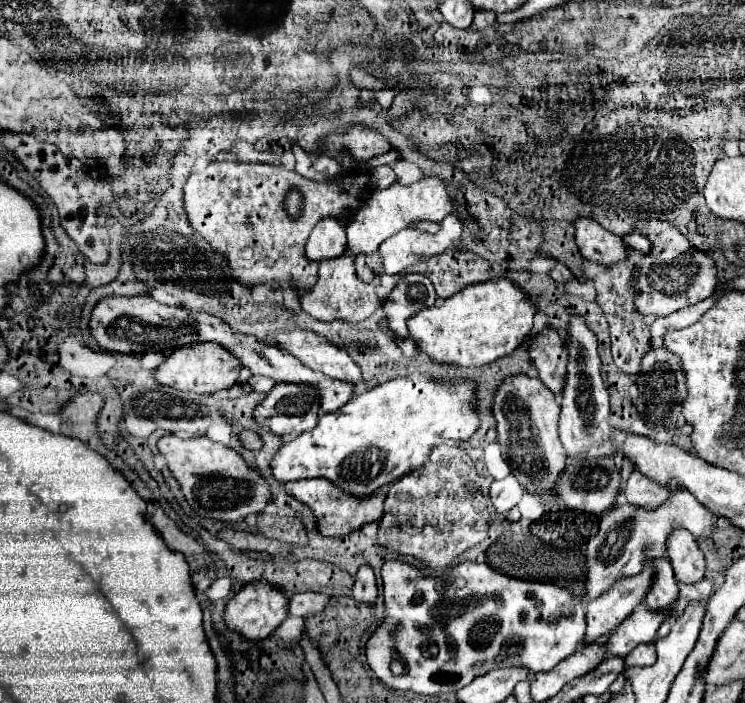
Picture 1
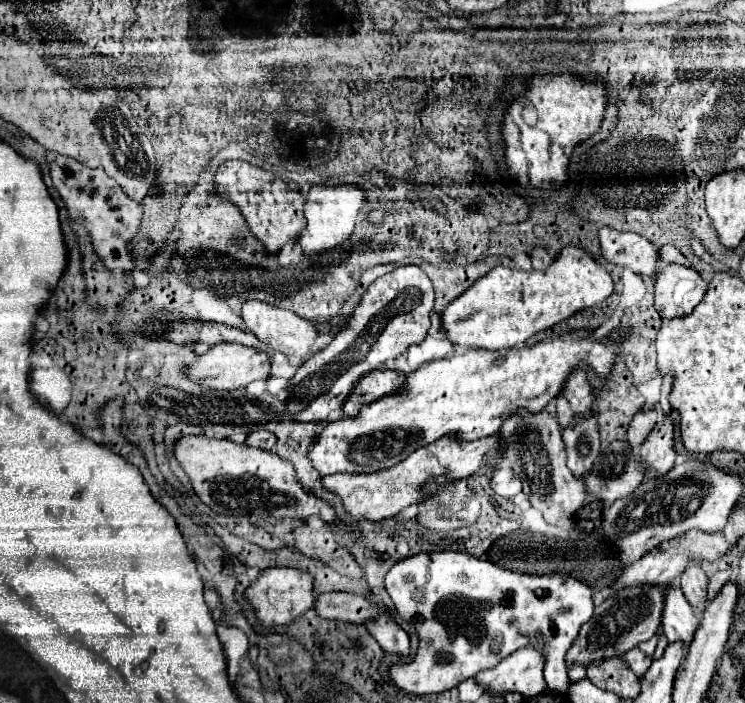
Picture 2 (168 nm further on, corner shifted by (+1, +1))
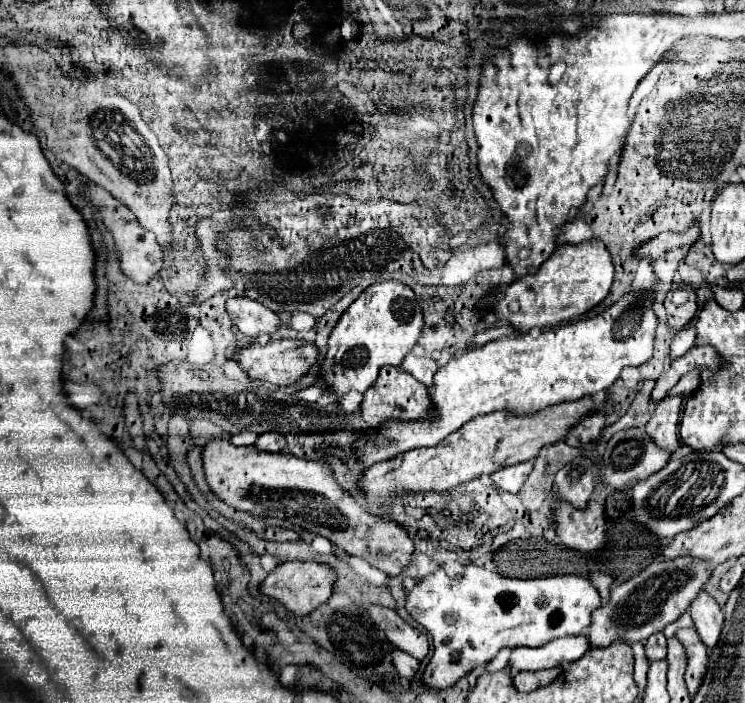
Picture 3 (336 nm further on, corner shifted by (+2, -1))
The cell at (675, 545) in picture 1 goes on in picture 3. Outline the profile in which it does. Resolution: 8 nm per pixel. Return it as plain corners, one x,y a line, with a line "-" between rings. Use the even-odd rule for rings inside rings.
701,591
697,595
697,599
691,603
689,611
691,611
691,617
695,621
695,631
699,633
701,641
709,649
715,649
721,629
723,629
721,607
713,601
713,597
709,597
705,591

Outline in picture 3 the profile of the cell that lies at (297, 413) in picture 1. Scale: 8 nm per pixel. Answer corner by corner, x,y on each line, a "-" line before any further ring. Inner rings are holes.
379,281
369,285
341,315
331,337
325,363
321,365
323,385
335,395
347,391
365,393
385,365
401,365
423,331
423,315
415,293
399,281

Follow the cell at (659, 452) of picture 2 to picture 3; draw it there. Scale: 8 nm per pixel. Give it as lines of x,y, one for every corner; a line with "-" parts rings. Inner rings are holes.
665,395
659,403
655,403
653,415
647,423
647,433
655,439
655,443
659,443
659,447
667,451
677,451
681,445
677,437
681,403
683,403
683,395
677,397

